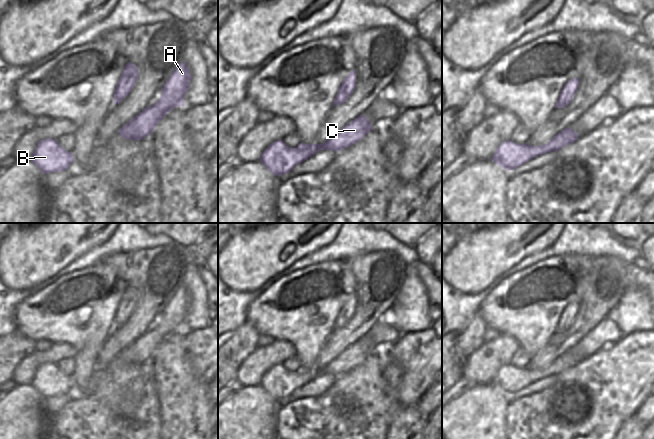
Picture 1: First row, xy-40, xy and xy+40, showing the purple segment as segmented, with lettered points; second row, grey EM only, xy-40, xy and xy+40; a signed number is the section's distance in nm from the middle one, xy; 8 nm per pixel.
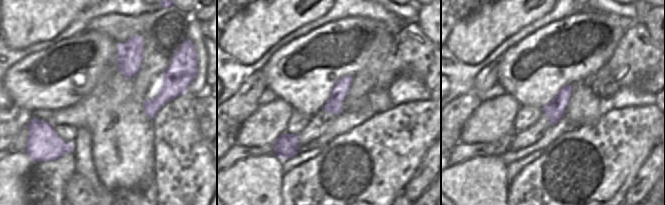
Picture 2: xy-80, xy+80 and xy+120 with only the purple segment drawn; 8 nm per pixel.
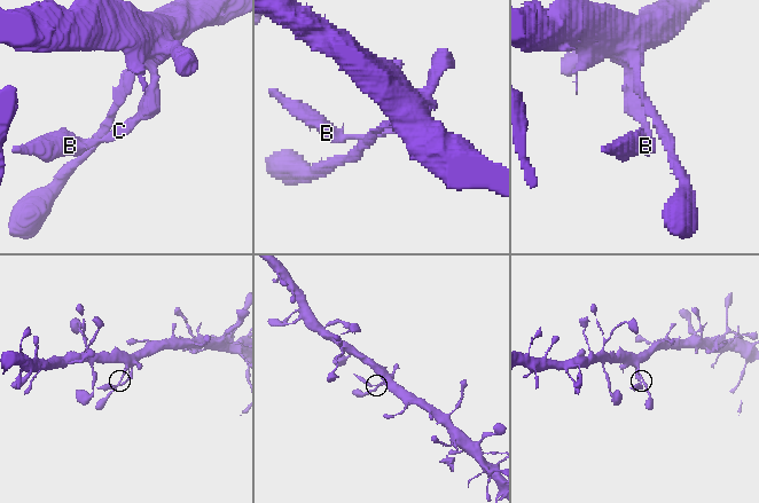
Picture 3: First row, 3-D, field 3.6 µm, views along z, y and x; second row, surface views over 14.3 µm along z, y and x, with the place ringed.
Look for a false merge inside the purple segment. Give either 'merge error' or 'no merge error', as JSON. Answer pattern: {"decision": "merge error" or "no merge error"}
{"decision": "no merge error"}

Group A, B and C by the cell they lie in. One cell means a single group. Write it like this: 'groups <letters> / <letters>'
groups A B C

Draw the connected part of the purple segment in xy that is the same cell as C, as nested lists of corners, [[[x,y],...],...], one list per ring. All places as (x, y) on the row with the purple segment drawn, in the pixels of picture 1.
[[[361,114],[349,124],[344,126],[339,132],[326,140],[323,144],[303,144],[302,142],[295,148],[287,146],[282,140],[277,140],[270,144],[262,153],[260,161],[275,176],[288,174],[297,164],[314,156],[319,150],[333,150],[335,152],[343,150],[360,140],[362,140],[372,130],[372,124],[366,116]]]

